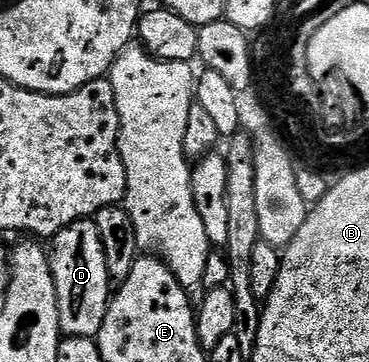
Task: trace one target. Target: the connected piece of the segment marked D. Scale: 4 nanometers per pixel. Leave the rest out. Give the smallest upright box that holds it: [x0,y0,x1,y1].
[51,219,111,338]

